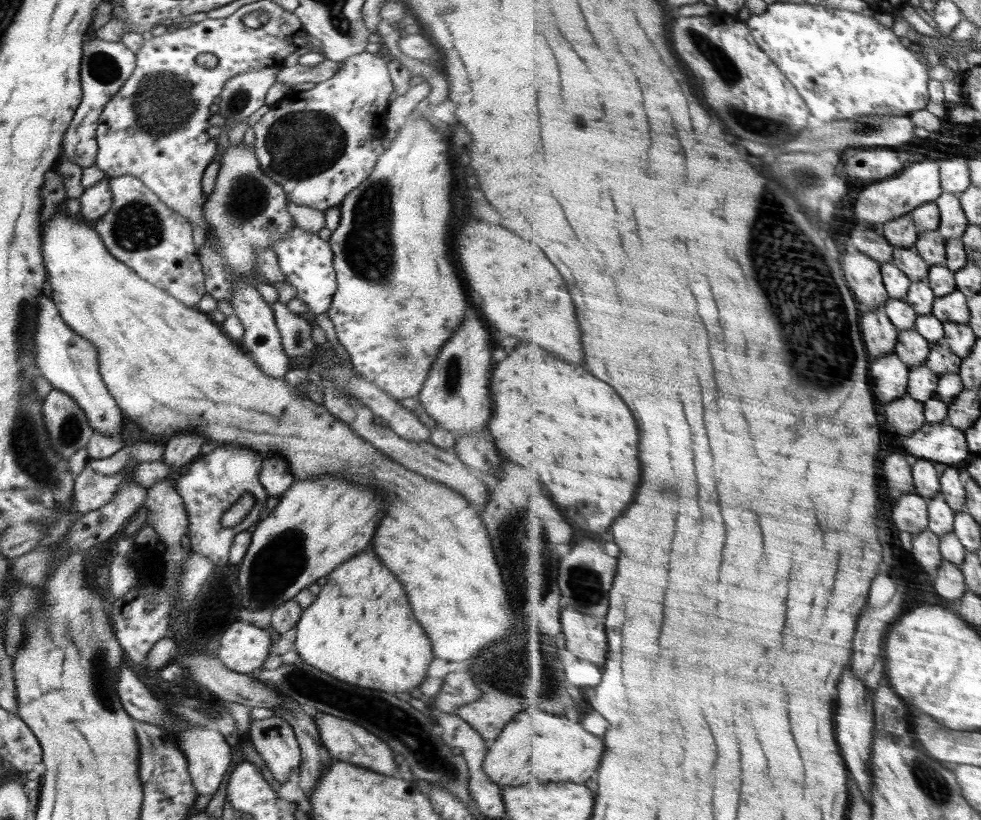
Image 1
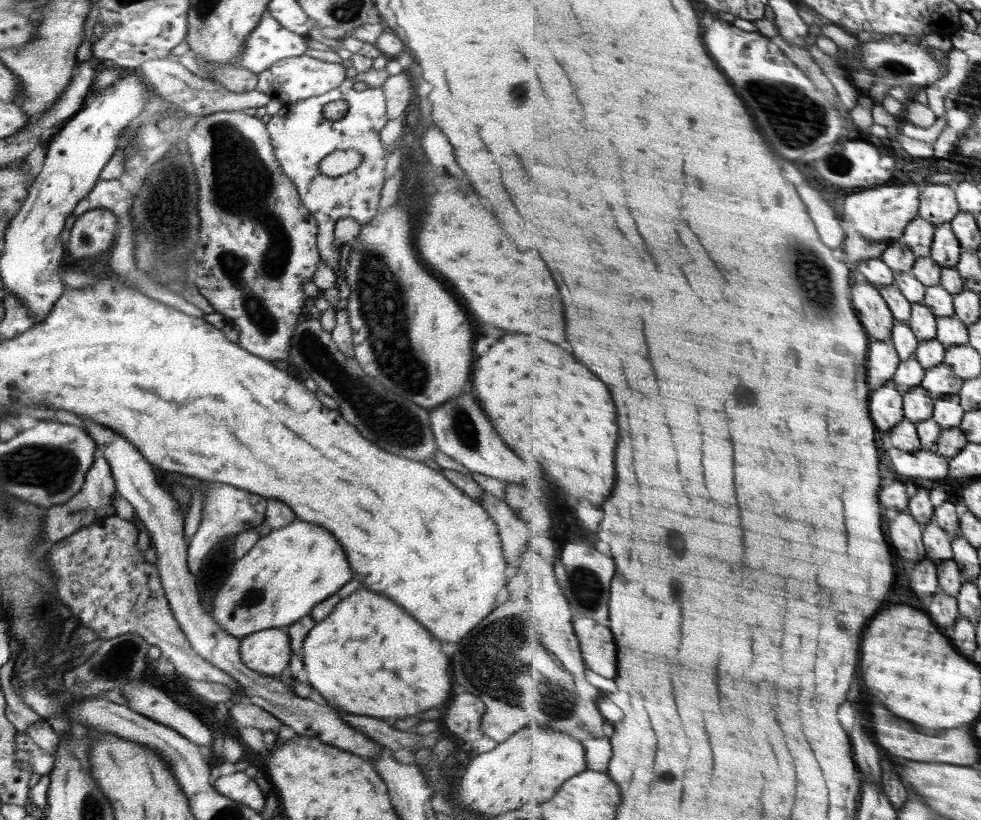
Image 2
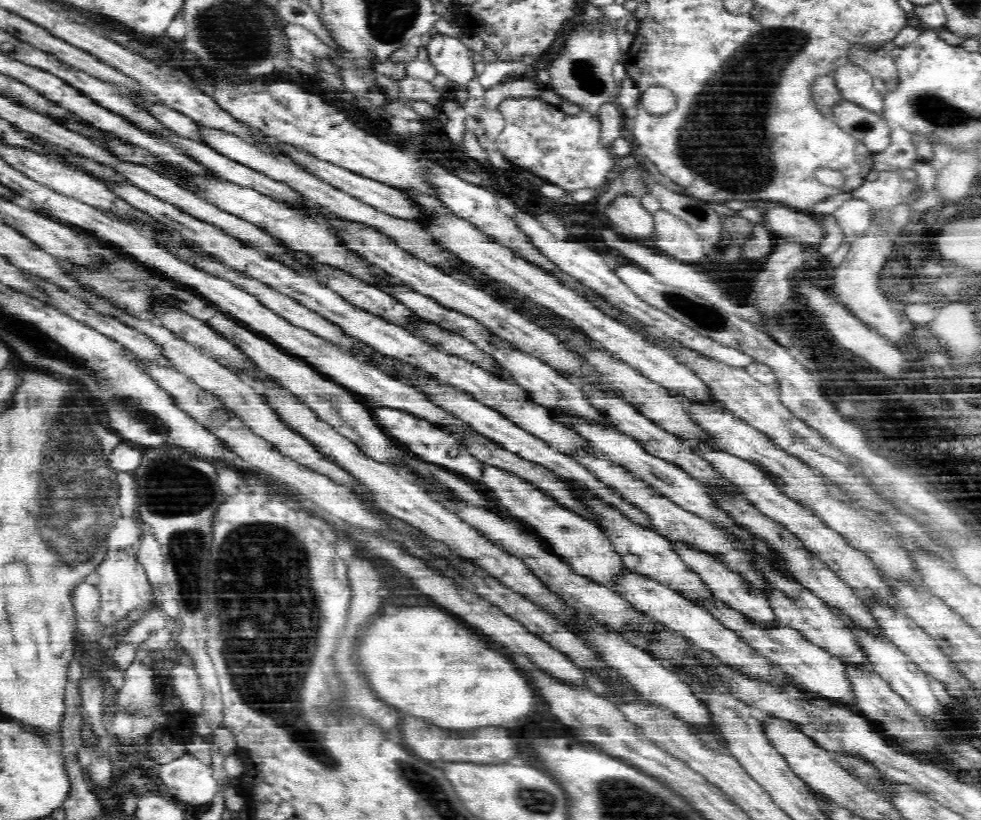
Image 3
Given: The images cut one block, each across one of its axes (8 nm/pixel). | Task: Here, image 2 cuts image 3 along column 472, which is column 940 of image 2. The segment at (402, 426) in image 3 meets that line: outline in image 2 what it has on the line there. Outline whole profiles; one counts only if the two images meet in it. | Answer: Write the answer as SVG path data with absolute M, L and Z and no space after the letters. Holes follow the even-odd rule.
M892 447L888 452L893 460L893 477L903 480L926 478L938 481L950 476L952 458L942 456L935 448L923 448L920 452L906 452Z

